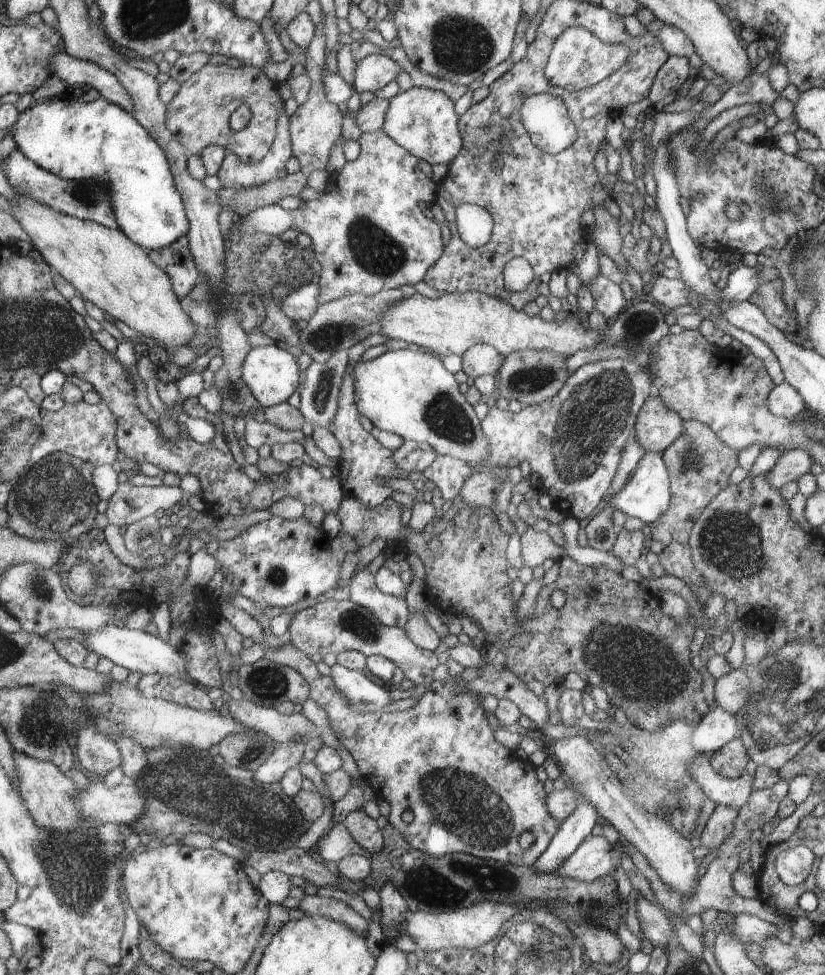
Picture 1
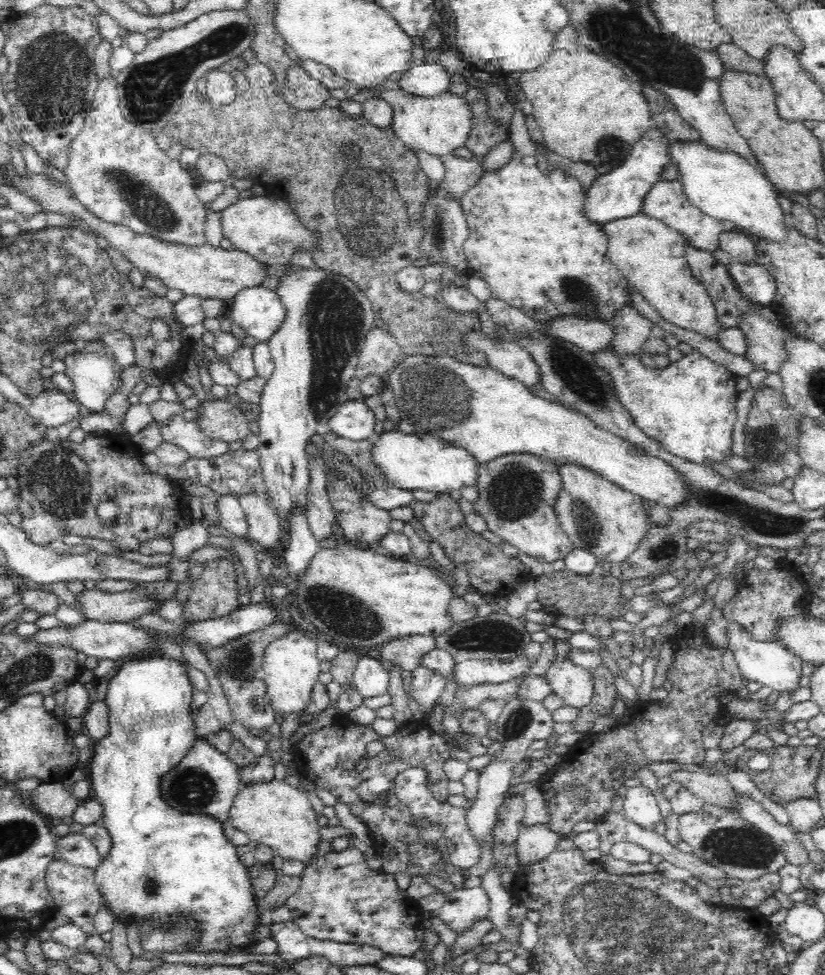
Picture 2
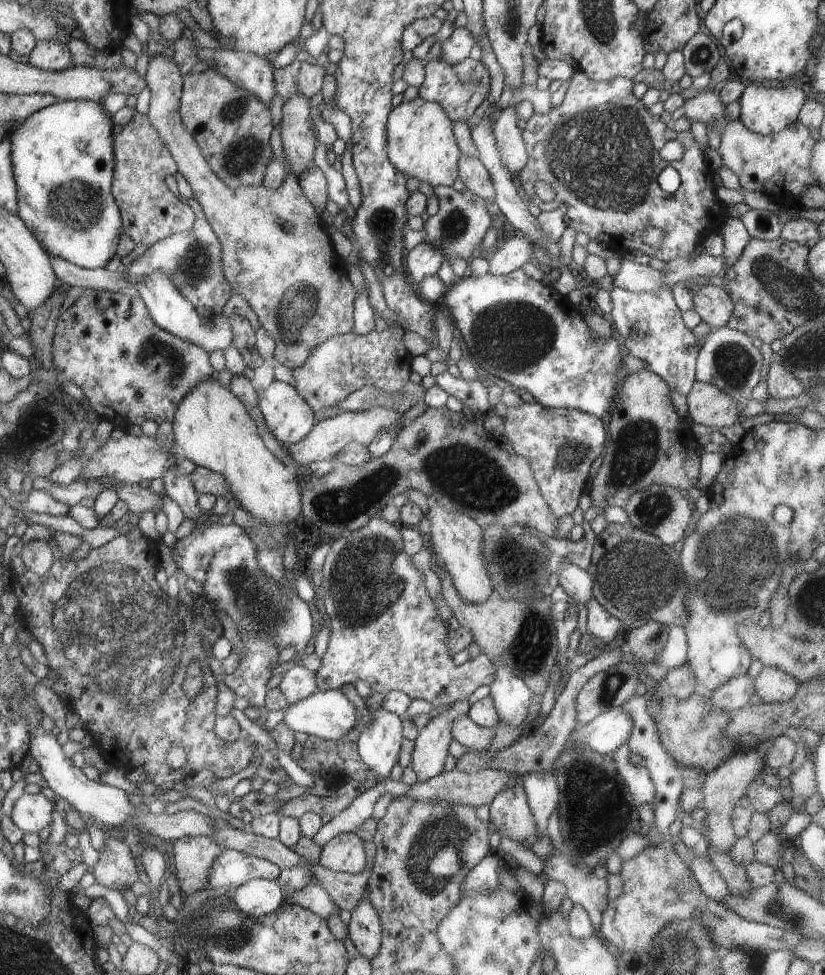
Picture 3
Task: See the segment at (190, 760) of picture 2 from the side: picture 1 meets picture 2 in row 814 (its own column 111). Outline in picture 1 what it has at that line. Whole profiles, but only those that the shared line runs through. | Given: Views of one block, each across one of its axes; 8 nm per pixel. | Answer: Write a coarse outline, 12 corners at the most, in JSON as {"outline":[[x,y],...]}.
{"outline":[[18,148],[3,165],[26,197],[119,228],[106,184],[64,180]]}

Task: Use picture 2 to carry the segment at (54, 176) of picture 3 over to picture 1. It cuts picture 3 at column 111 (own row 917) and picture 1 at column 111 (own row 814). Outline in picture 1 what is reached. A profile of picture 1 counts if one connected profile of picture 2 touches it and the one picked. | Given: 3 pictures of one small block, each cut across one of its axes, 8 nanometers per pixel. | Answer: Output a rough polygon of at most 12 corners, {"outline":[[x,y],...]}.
{"outline":[[92,95],[18,115],[20,149],[106,184],[120,230],[148,251],[189,231],[164,149]]}

